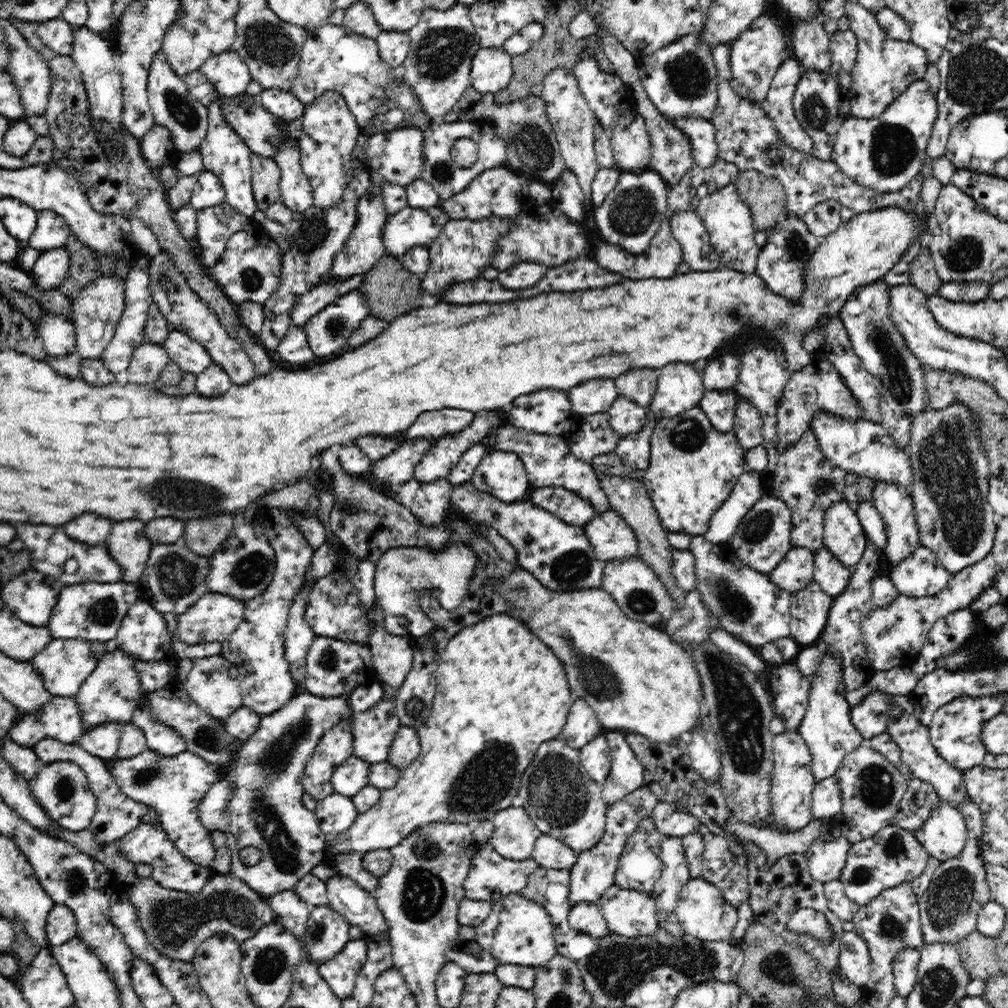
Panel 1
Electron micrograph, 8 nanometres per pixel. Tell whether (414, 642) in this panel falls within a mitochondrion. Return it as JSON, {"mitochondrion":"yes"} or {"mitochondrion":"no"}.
{"mitochondrion":"no"}

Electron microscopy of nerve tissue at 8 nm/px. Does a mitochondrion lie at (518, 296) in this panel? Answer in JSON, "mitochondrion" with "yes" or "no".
{"mitochondrion":"no"}

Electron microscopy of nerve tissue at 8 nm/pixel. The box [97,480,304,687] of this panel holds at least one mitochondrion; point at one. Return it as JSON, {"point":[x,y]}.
{"point":[176,575]}

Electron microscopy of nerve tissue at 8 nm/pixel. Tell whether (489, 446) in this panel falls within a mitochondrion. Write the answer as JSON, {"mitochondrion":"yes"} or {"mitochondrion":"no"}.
{"mitochondrion":"no"}

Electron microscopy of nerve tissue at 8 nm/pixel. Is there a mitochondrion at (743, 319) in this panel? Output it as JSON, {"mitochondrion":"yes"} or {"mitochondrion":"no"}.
{"mitochondrion":"yes"}

